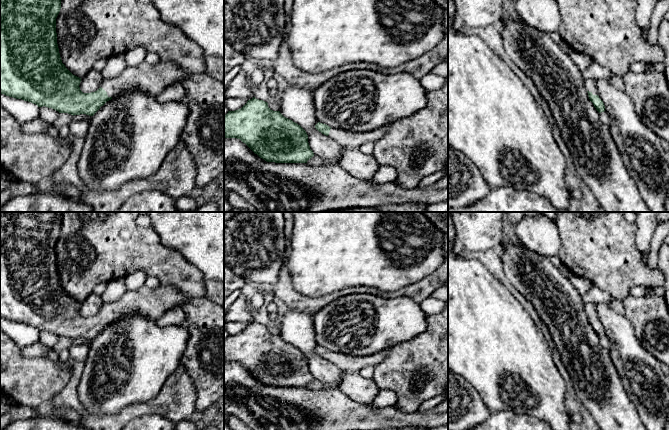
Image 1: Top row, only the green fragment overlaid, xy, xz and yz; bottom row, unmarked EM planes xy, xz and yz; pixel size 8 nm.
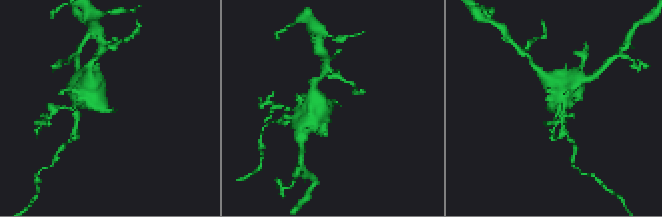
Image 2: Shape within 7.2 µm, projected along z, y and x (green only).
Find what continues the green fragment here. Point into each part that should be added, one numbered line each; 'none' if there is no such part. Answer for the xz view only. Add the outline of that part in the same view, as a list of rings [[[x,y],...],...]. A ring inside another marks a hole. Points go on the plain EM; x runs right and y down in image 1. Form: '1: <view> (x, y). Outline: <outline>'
1: xz (349, 364). Outline: [[[383,350],[368,356],[350,356],[331,352],[328,360],[334,363],[342,372],[359,373],[366,366],[375,366],[382,362],[387,354],[388,350]]]

